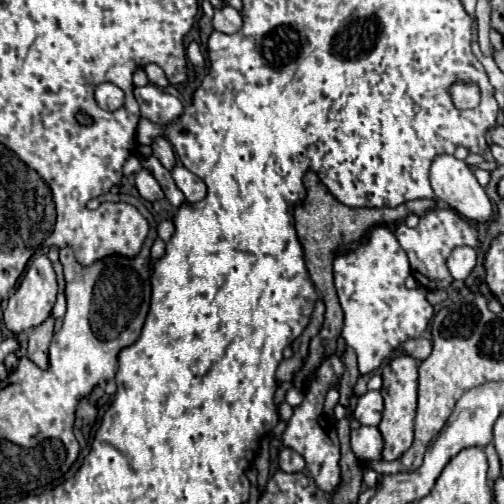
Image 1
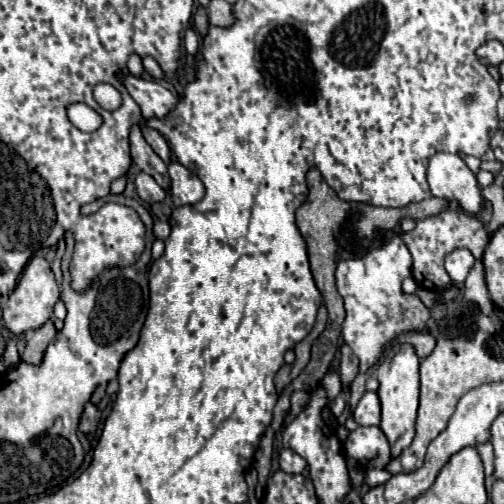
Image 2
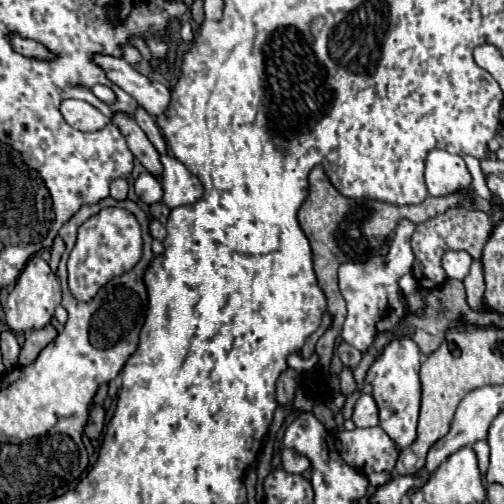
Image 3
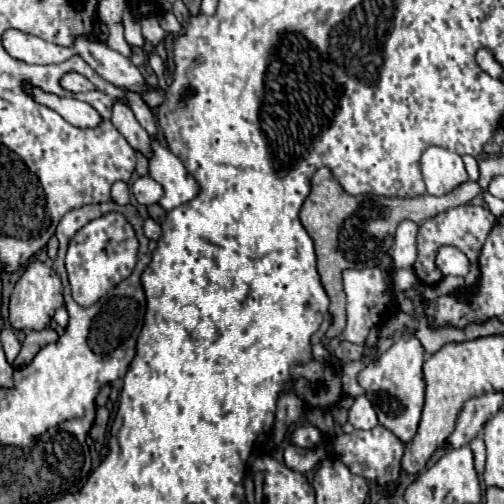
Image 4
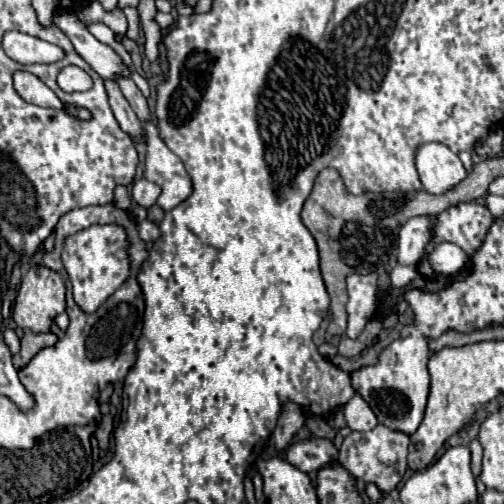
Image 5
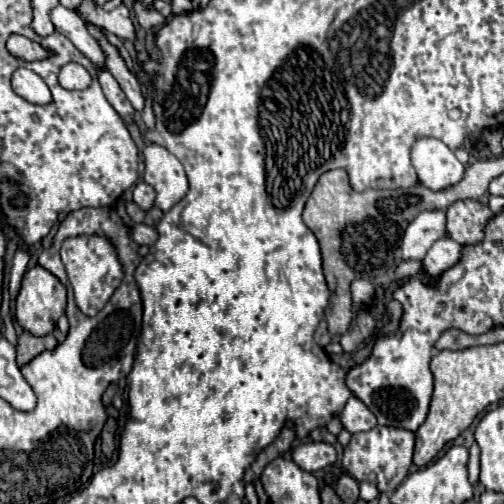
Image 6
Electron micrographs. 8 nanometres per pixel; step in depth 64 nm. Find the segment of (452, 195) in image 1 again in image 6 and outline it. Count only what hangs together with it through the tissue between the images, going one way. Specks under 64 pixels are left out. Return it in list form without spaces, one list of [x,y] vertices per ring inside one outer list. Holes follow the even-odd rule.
[[[418,138],[412,144],[410,156],[420,184],[430,190],[444,190],[464,176],[464,164],[438,138]]]

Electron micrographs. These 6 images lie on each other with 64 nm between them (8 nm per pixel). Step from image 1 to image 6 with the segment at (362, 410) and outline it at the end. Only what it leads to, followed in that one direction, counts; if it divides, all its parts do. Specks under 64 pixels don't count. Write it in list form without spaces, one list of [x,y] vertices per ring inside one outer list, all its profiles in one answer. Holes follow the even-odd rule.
[[[350,398],[340,414],[342,426],[350,432],[350,434],[358,434],[358,432],[368,432],[376,426],[376,416],[366,408],[364,402],[360,402],[358,398]]]

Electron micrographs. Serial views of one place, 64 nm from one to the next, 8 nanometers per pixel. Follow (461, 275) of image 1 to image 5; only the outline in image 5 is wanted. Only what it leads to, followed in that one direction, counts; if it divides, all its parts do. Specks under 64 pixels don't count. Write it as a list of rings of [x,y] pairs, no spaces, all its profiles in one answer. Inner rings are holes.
[[[440,242],[428,254],[428,262],[436,274],[452,276],[468,266],[468,254],[452,242]]]

